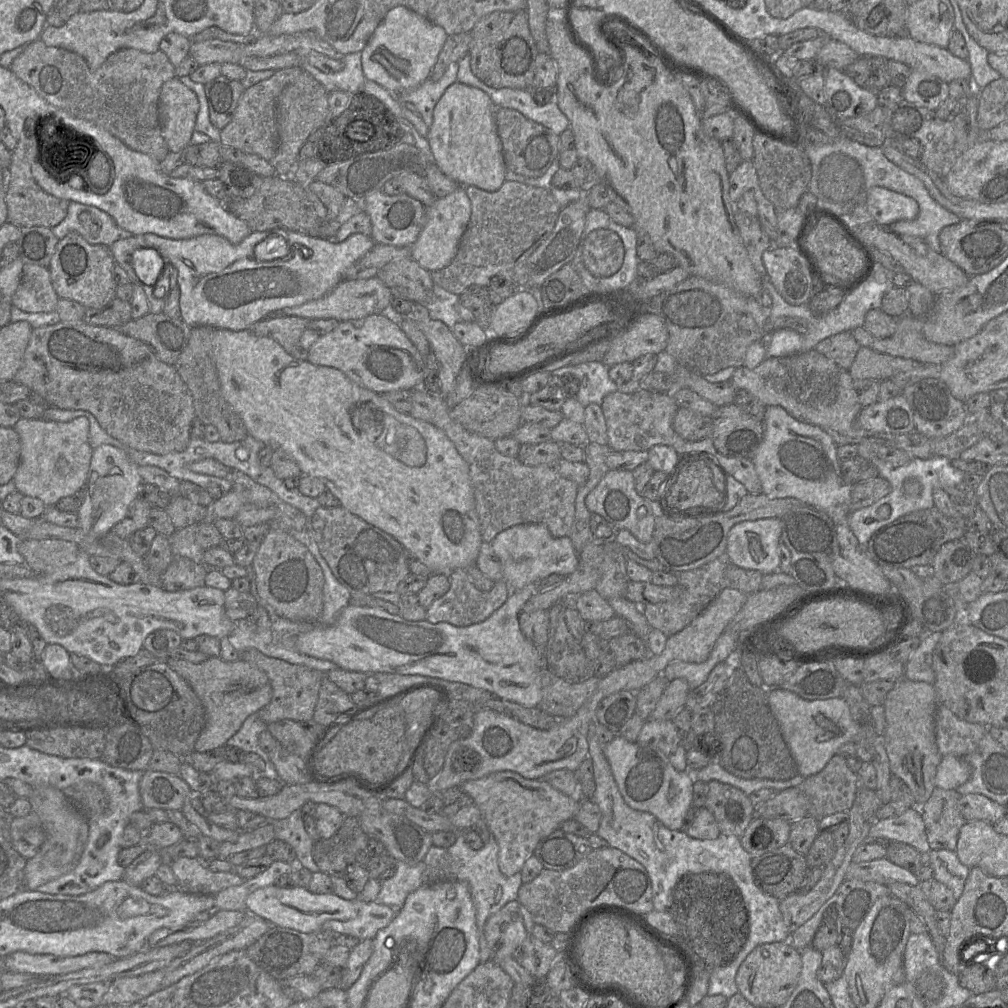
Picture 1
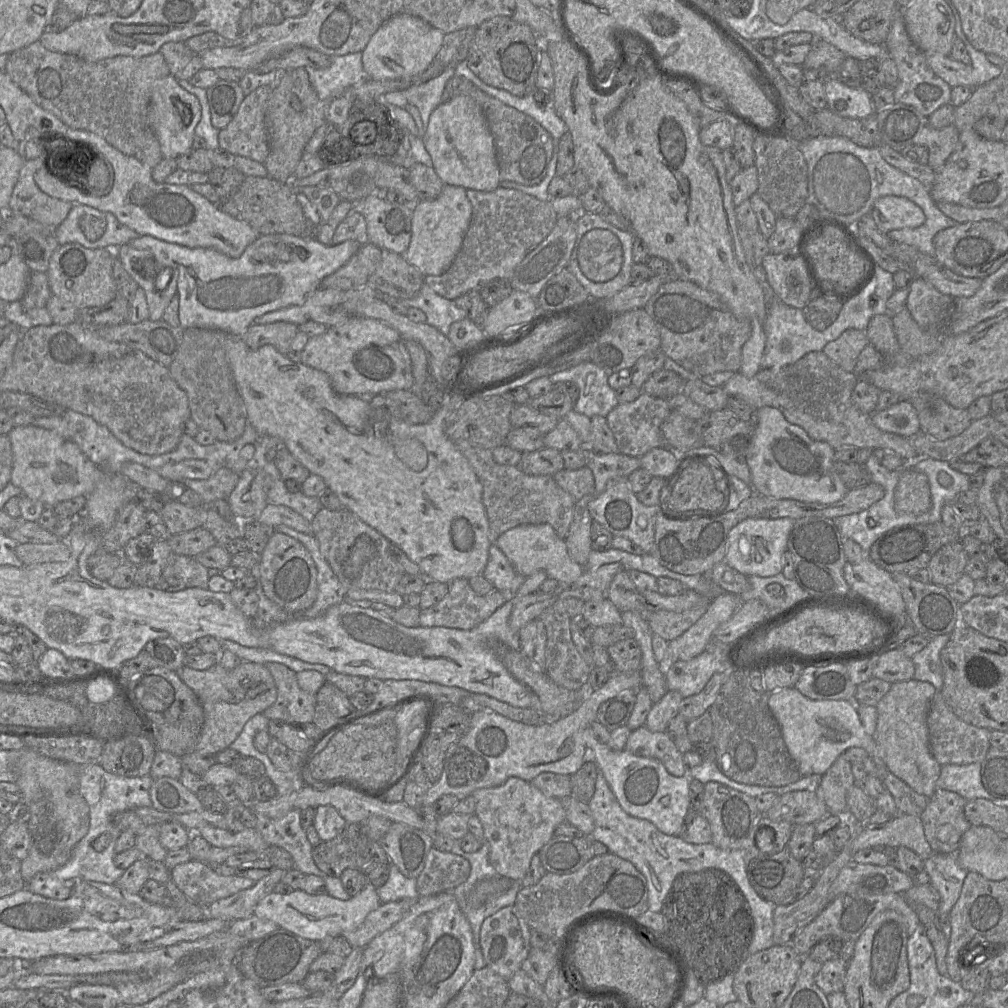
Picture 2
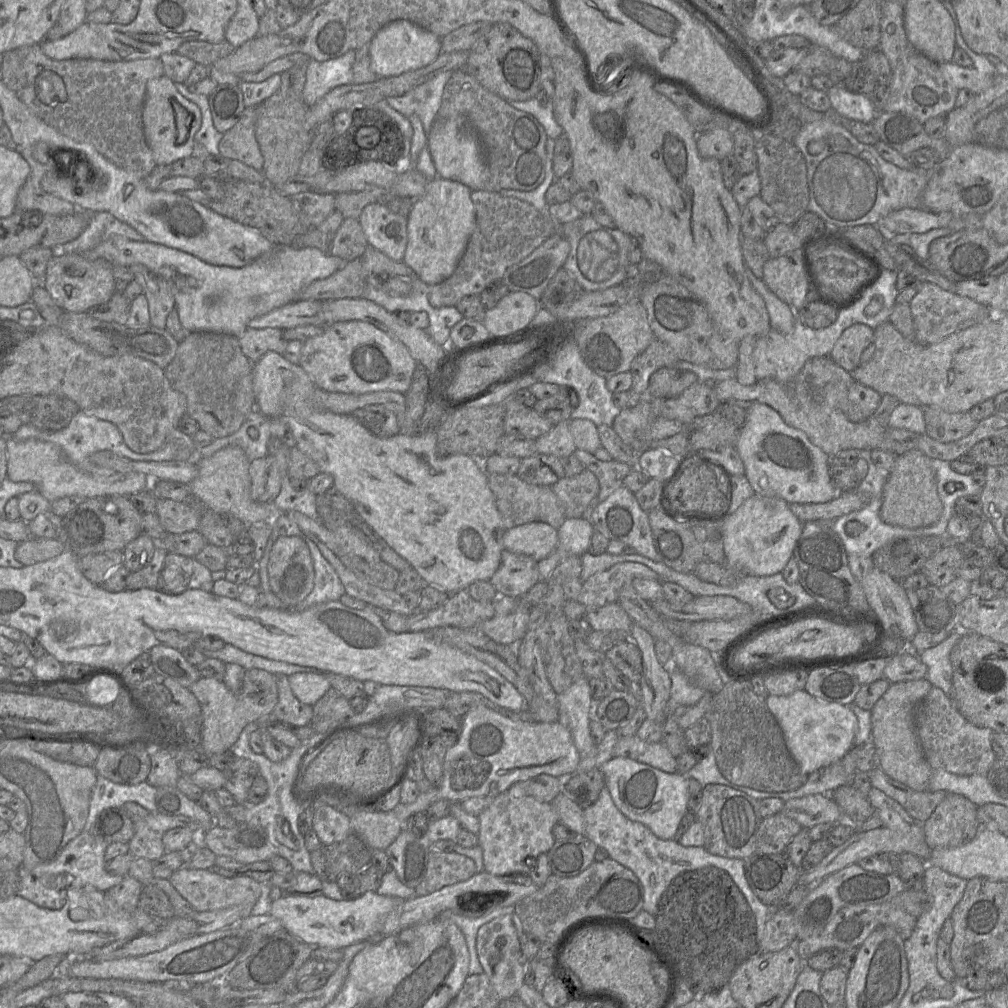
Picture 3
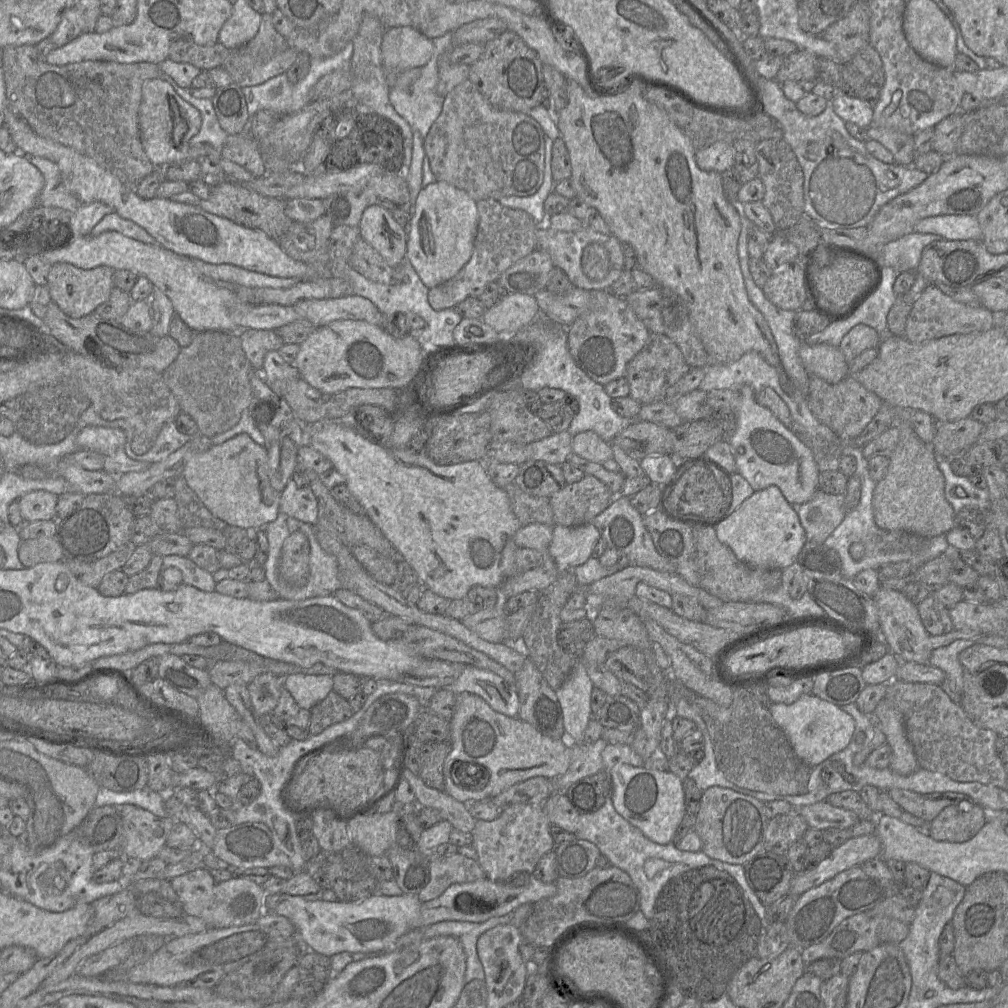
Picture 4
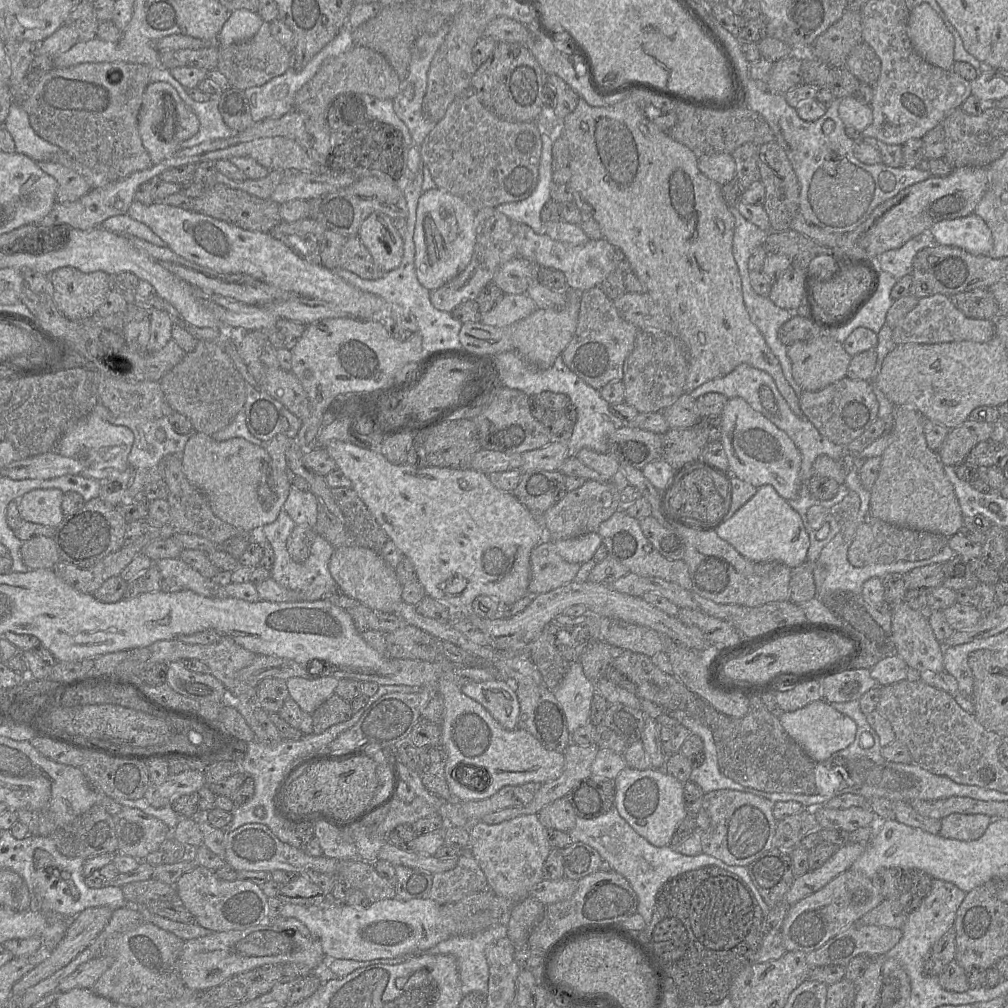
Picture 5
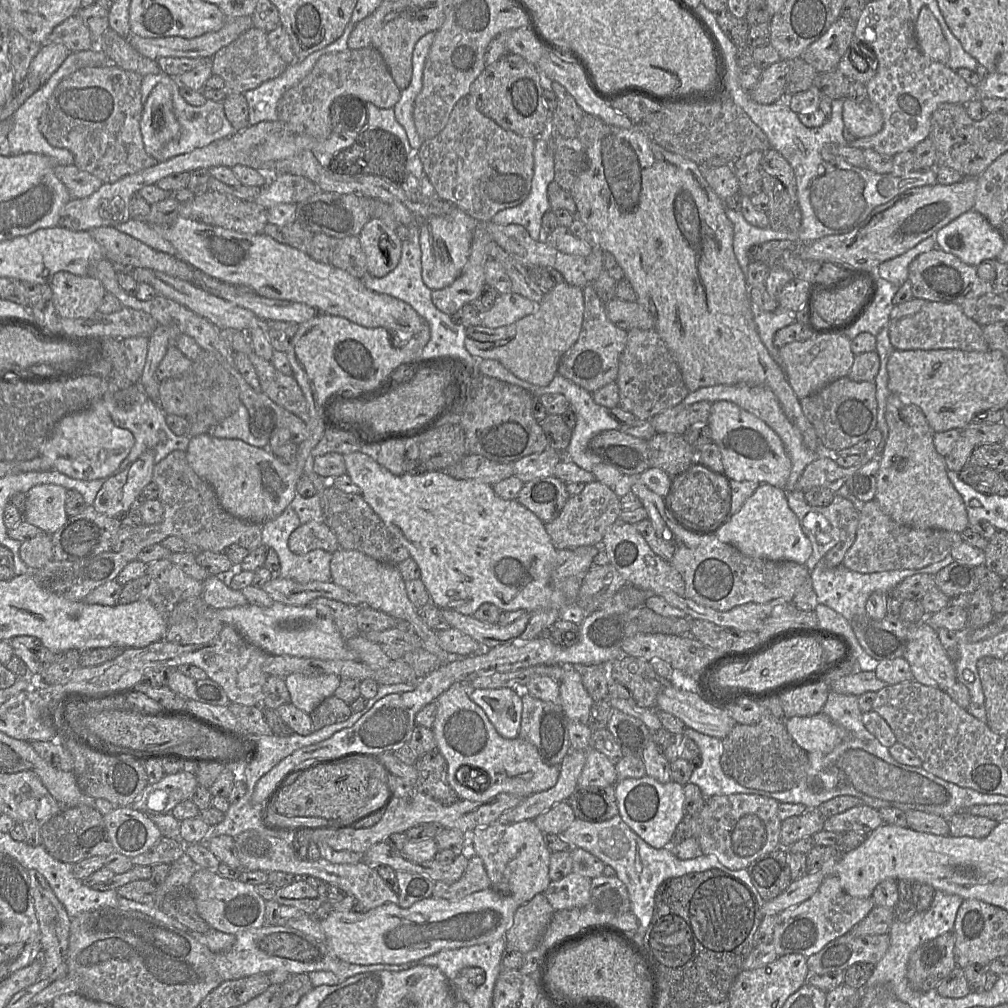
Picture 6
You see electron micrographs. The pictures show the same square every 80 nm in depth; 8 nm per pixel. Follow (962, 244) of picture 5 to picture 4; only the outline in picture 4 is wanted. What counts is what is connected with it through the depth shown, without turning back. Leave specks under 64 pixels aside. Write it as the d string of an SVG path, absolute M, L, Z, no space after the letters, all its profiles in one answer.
M939 215L924 218L914 226L914 232L938 234L945 240L982 240L982 230L976 216Z

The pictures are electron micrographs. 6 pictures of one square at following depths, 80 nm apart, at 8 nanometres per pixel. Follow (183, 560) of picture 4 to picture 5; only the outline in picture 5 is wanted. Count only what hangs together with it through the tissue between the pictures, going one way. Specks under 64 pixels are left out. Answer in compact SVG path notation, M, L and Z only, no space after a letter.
M179 558L154 562L160 573L160 588L164 592L190 590L202 596L214 596L217 585Z

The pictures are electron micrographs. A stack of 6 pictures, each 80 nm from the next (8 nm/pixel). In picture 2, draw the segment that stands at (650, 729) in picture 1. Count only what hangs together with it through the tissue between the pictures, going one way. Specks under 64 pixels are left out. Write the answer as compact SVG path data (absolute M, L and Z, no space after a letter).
M645 725L631 732L624 750L641 757L660 761L675 777L686 774L681 753L666 732L651 732Z

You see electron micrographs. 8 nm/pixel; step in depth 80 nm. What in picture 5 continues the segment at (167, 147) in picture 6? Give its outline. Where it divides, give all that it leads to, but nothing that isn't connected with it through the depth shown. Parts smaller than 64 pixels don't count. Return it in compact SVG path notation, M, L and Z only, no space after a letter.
M178 88L181 99L199 119L199 131L190 139L180 144L180 149L191 148L205 141L230 137L234 131L230 129L219 112L217 100L197 102L187 93L187 89Z

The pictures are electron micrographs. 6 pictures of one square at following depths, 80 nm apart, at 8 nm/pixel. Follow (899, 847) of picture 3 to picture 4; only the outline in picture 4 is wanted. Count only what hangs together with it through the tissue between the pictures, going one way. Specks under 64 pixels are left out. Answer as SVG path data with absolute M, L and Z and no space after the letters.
M877 834L850 838L844 844L835 847L816 868L797 873L789 894L800 896L847 869L877 858L881 849L881 841Z

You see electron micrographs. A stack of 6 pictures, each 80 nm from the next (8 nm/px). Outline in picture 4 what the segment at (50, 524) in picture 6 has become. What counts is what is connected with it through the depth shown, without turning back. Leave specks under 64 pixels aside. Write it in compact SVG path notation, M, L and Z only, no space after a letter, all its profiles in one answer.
M45 490L28 492L18 499L23 523L55 520L58 496Z

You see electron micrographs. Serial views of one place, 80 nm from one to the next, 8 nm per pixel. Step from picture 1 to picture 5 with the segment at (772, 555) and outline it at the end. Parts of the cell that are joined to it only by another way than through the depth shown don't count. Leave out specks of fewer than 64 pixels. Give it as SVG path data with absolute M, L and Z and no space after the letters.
M769 484L759 487L754 496L715 531L718 537L751 561L780 562L792 569L807 560L810 541L801 517Z

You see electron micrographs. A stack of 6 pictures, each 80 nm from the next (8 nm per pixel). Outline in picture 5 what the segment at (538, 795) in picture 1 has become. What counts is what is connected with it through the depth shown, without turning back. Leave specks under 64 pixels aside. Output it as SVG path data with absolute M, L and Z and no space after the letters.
M537 814L522 815L496 825L483 821L469 825L469 848L492 892L514 903L529 897L534 886L543 880L543 864L553 849L547 831Z

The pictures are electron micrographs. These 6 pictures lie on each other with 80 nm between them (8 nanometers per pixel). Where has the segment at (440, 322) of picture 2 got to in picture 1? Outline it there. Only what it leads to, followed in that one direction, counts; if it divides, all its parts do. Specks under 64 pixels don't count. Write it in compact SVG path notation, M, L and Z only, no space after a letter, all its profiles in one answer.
M434 284L433 300L425 305L431 320L440 320L452 331L459 322L474 322L474 315L460 303L460 296Z

